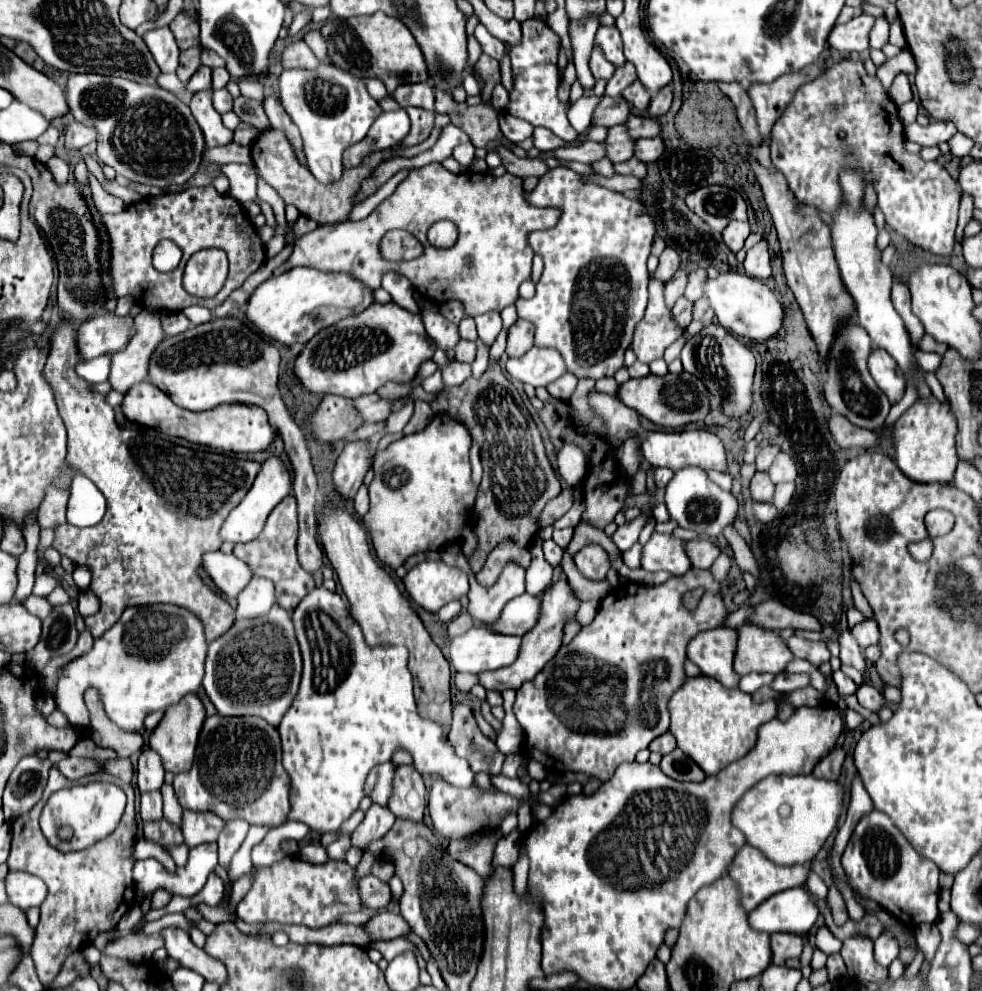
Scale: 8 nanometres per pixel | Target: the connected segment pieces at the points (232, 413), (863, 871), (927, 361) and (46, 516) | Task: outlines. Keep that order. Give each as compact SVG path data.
M139 382L133 386L123 400L123 414L137 424L157 428L169 436L179 436L189 442L207 444L213 448L221 448L225 452L237 452L237 454L251 454L251 452L263 452L269 448L269 444L275 438L275 432L269 426L267 412L259 406L247 406L247 404L223 404L213 410L205 412L187 412L171 402L157 386L151 382Z
M871 810L871 814L865 814L859 820L841 862L853 888L879 902L879 906L901 920L903 926L931 924L939 918L939 868L915 852L911 842L907 842L887 814Z
M917 352L917 362L921 364L921 368L923 370L927 370L927 372L933 372L935 374L935 370L939 370L939 362L941 362L943 358L939 356L939 354L927 354L927 352Z
M47 487L45 500L39 508L37 520L41 528L55 528L67 522L66 508L70 496L69 488Z

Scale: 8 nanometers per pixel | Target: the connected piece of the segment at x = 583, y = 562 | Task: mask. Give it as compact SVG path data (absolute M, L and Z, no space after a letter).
M589 544L585 548L581 548L575 556L575 566L577 570L587 578L587 580L603 580L607 576L609 570L609 556L607 552L597 546L597 544Z

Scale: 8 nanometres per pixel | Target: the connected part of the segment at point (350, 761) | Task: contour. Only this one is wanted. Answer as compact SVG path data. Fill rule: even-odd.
M317 586L315 590L311 590L311 594L307 594L303 598L303 602L299 602L299 606L293 610L293 624L295 624L295 634L297 634L297 642L301 646L301 654L303 654L303 678L301 678L301 686L299 686L299 692L291 704L291 708L285 712L281 724L279 724L279 734L281 734L281 744L283 744L283 766L291 778L291 812L289 812L289 820L297 820L297 822L303 822L307 824L311 830L315 830L317 834L337 834L337 840L333 844L327 846L327 854L331 860L343 860L345 852L349 850L351 846L351 834L347 832L341 832L341 826L345 820L349 820L349 816L359 808L361 800L365 798L365 780L367 780L367 774L369 770L373 770L377 764L383 764L383 762L389 762L393 758L393 754L397 750L407 750L413 758L415 758L415 768L425 776L439 776L443 778L445 782L453 784L453 786L471 786L473 784L473 778L475 778L475 772L471 770L469 762L465 758L459 758L453 750L453 746L449 744L447 740L447 734L443 730L443 726L439 726L437 722L431 722L427 718L423 718L419 714L419 708L417 708L417 702L415 702L415 696L413 696L413 676L409 672L409 666L407 666L407 660L409 660L409 654L407 654L407 648L405 646L395 646L395 644L379 644L379 646L369 646L363 638L363 632L359 628L357 622L353 622L353 616L349 614L347 610L347 604L343 602L343 598L335 592L329 592L327 588L323 586ZM319 612L327 614L335 624L337 628L341 630L341 636L323 636L323 630L315 628L313 620L319 618Z

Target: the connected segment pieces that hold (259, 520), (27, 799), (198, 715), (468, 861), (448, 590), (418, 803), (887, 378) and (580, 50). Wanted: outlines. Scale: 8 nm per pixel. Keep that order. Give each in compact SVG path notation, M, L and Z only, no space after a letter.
M267 458L267 462L261 466L261 472L257 474L251 490L247 492L247 496L241 500L241 504L227 516L223 528L221 528L221 540L225 542L251 542L253 538L259 536L259 532L263 532L265 520L269 516L269 512L289 494L291 490L291 476L289 470L285 468L285 464L279 458Z
M23 756L7 780L7 788L3 794L3 810L5 822L15 820L17 816L29 812L43 794L47 784L51 762L39 762L37 756Z
M187 694L187 698L183 698L183 702L165 710L165 718L159 722L159 726L149 736L149 748L155 750L161 756L163 768L167 772L181 774L181 772L191 770L195 748L197 748L197 738L199 738L199 730L203 726L203 720L205 720L205 708L195 694Z
M501 832L495 834L481 834L479 840L477 836L467 840L455 840L449 844L447 852L451 858L457 862L465 862L465 866L473 868L481 878L487 878L491 874L491 858L493 858L493 848L497 840L501 838Z
M423 560L423 562L419 562L415 568L411 568L407 572L407 576L403 578L403 584L405 584L405 590L409 592L409 596L429 612L439 612L441 606L445 606L451 600L459 600L469 590L467 574L463 570L459 570L457 566L443 564L441 560Z
M399 766L395 772L393 798L389 810L403 820L423 822L425 812L425 784L413 766Z
M875 348L869 358L869 372L877 386L887 394L891 404L899 402L905 394L905 376L901 374L899 366L895 366L895 360L883 350Z
M595 18L571 20L571 44L575 50L575 68L577 68L577 78L583 84L583 88L591 88L595 84L591 70L589 70L587 56L591 54L597 28L599 28L599 22Z

